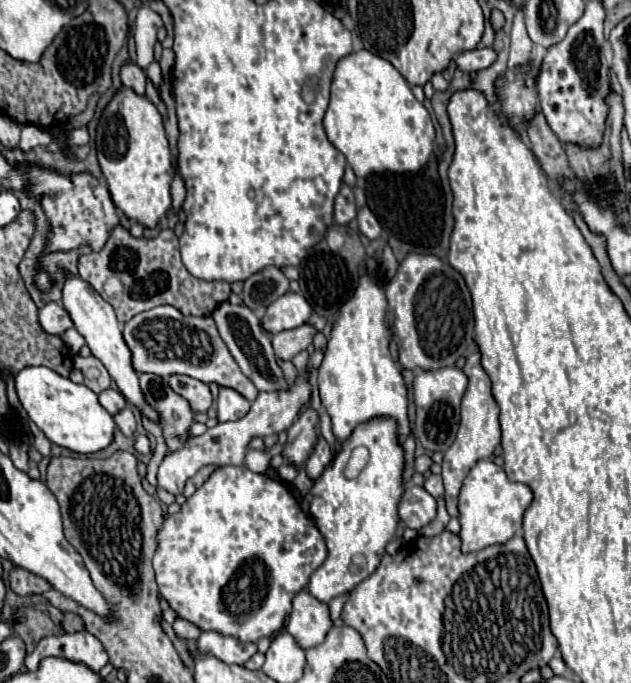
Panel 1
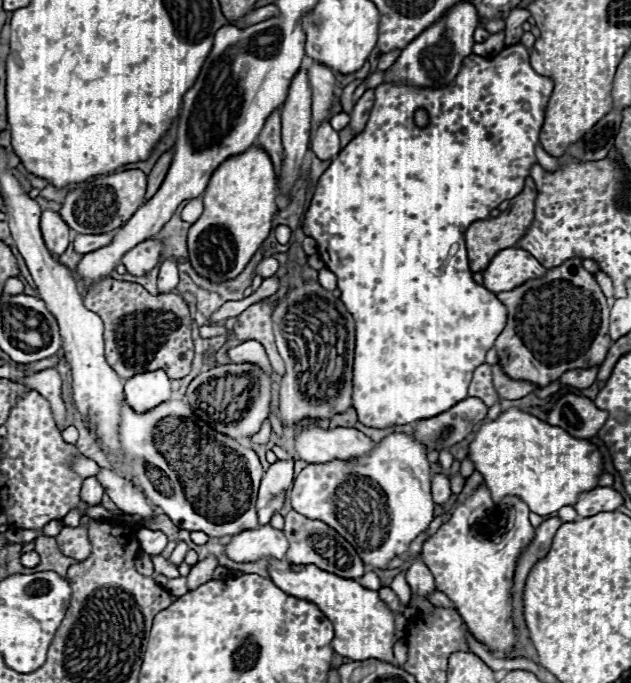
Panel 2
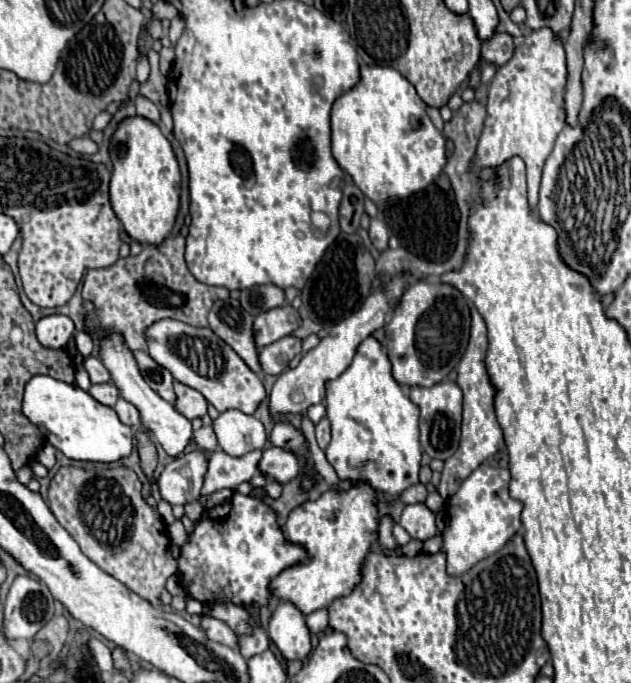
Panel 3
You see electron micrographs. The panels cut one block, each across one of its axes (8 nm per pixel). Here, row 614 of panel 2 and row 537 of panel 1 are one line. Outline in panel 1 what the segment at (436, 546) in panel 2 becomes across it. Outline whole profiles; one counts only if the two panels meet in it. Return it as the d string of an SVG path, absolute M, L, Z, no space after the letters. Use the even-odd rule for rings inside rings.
M480 460L464 480L462 492L460 492L460 538L462 538L462 552L478 552L484 550L486 546L492 544L504 544L510 540L518 528L522 528L524 510L532 502L532 490L528 484L522 482L512 482L508 480L506 472L502 466L496 466L492 460Z

